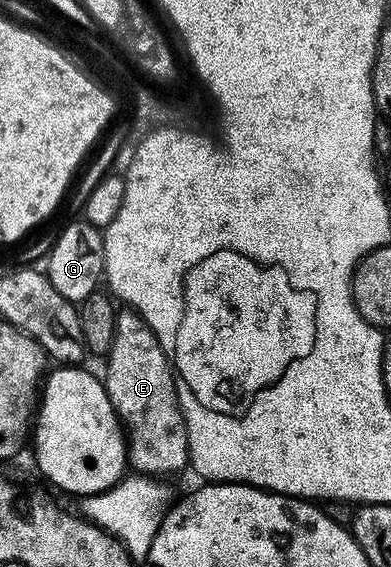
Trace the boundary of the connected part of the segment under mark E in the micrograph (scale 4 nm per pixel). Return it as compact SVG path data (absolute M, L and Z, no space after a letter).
M125 307L117 313L114 341L107 354L109 362L103 372L103 384L111 399L111 407L117 412L122 426L127 430L127 461L141 475L165 475L177 473L189 465L189 444L183 410L177 398L177 378L155 331L132 309Z

